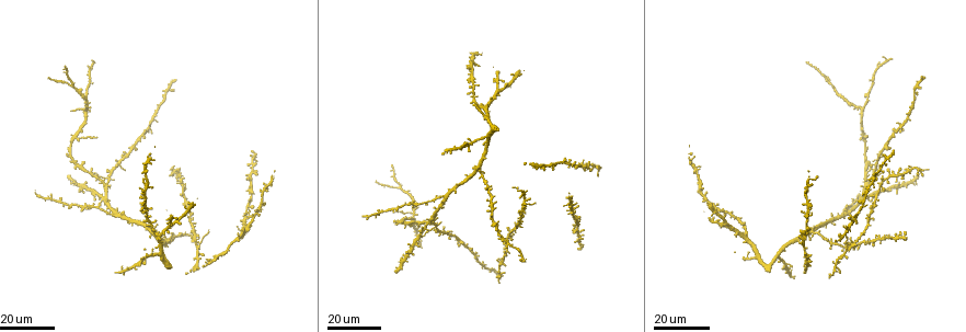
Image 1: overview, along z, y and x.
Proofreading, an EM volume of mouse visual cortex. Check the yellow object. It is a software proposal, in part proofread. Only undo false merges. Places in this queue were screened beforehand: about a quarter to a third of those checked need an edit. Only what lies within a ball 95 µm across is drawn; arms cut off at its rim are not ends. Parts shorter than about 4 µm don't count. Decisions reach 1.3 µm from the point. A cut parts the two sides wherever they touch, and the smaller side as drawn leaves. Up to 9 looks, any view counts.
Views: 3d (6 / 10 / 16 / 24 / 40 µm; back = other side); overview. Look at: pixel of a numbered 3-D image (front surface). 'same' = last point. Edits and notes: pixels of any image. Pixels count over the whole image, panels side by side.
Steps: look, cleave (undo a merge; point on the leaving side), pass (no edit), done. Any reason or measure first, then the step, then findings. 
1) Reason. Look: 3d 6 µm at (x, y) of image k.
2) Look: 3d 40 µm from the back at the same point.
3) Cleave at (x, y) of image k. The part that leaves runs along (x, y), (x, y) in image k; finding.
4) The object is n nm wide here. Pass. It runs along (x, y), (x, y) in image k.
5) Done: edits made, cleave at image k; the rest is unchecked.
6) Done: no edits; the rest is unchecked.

Four or more arms meet. Look: 3d 16 µm at (414, 214) of image 1.

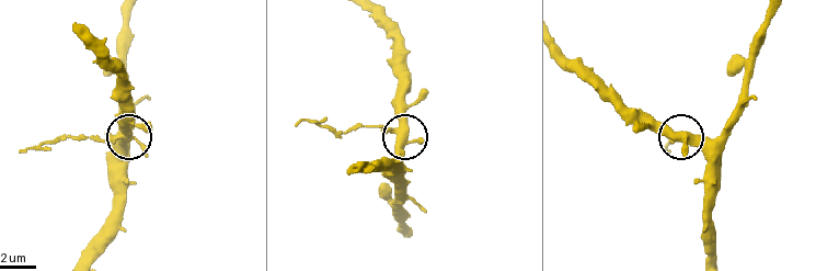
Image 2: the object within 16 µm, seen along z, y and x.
Closer look. Look: 3d 6 µm at (396, 131) of image 2.

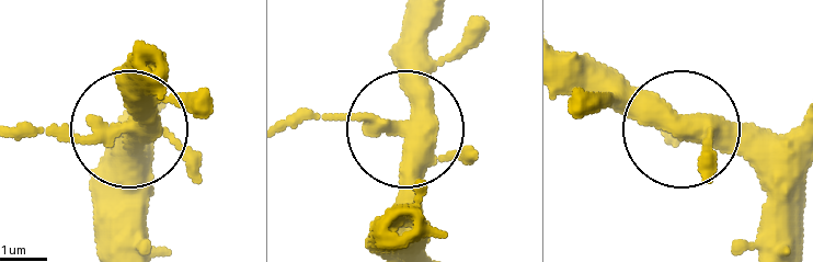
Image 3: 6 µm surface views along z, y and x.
Cleave at (53, 123) of image 3. The part that leaves runs along (117, 132), (15, 132) in image 3; a second cell is stuck on.

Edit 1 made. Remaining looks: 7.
See it whole again. Look: overview.

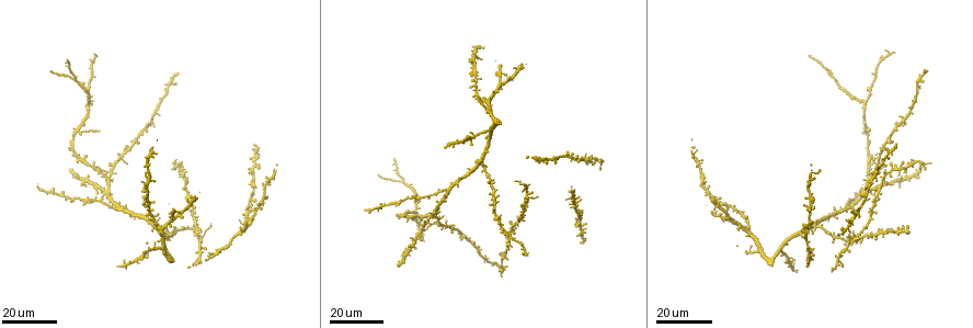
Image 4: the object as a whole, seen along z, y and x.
Looks like a crossing. Look: 3d 24 µm at (924, 164) of image 4.

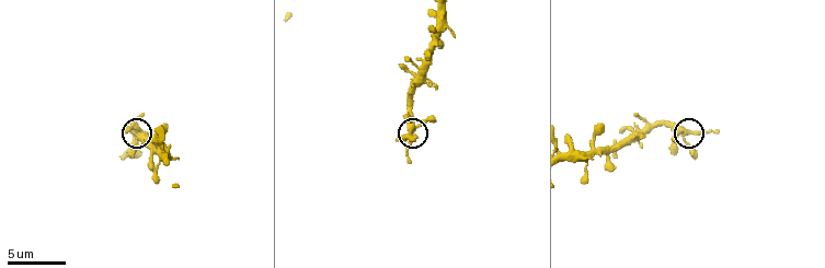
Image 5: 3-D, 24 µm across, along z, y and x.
Look: 3d 10 µm at (684, 138) of image 5.

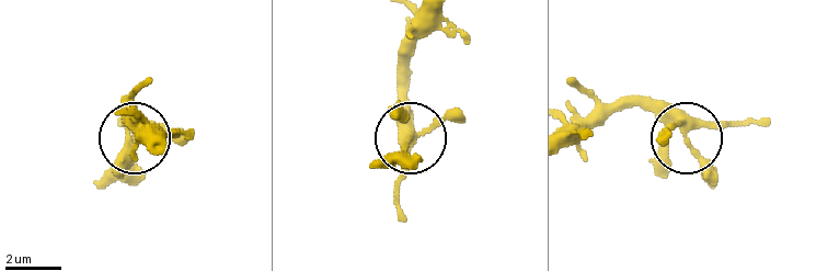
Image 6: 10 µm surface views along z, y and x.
Pass. Continuous, no second cell.

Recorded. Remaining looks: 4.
Looks like a crossing. Look: 3d 24 µm at (109, 172) of image 4.

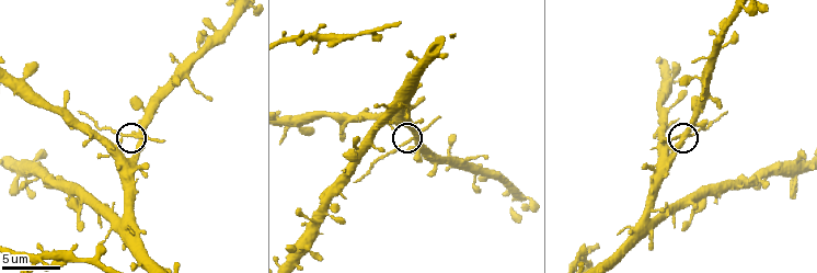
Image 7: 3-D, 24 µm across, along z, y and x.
Closer look. Look: 3d 6 µm at (413, 139) of image 7.

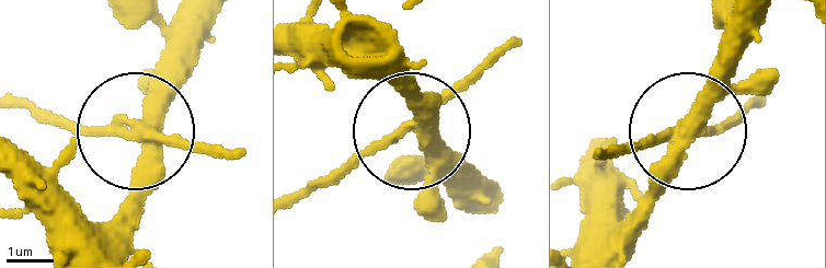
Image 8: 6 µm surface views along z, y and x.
Pass. It runs along (609, 243), (680, 129), (738, 125) in image 8; continuous, no second cell.

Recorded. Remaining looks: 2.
Look: 3d 16 µm at (75, 79) of image 4.

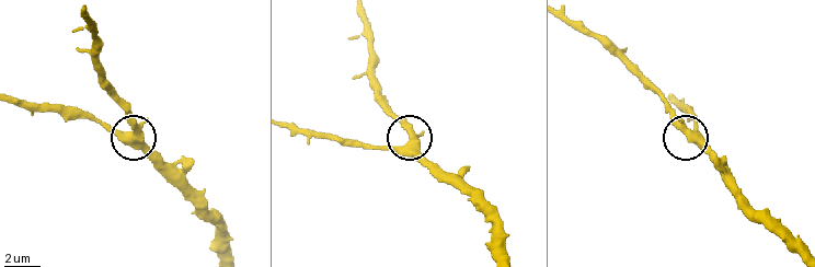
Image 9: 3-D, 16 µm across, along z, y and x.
Look: 3d 6 µm at (692, 135) of image 9.

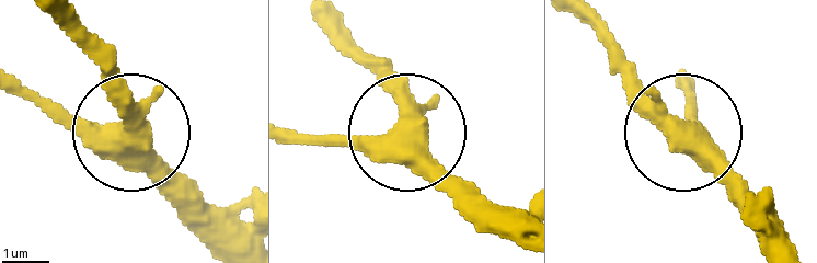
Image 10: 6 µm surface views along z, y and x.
Pass. Continuous, no second cell.

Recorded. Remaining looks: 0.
Done: edits made, cleave at image 3; the rest is unchecked.

